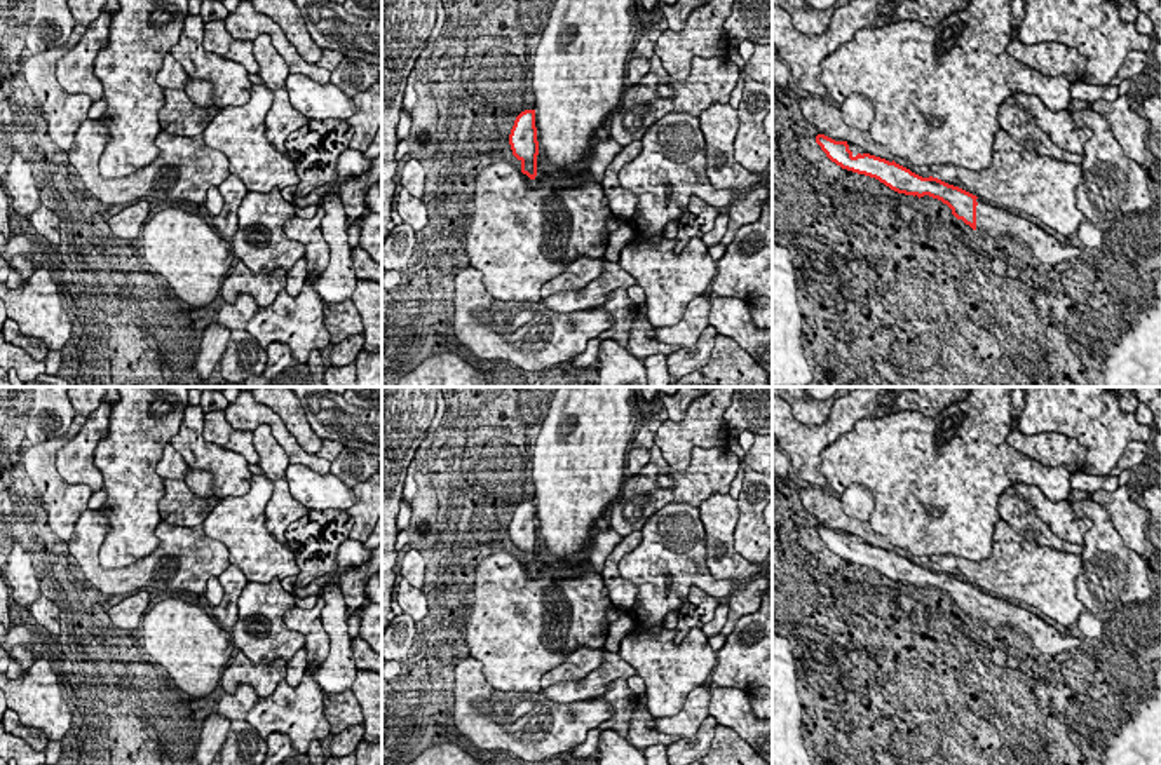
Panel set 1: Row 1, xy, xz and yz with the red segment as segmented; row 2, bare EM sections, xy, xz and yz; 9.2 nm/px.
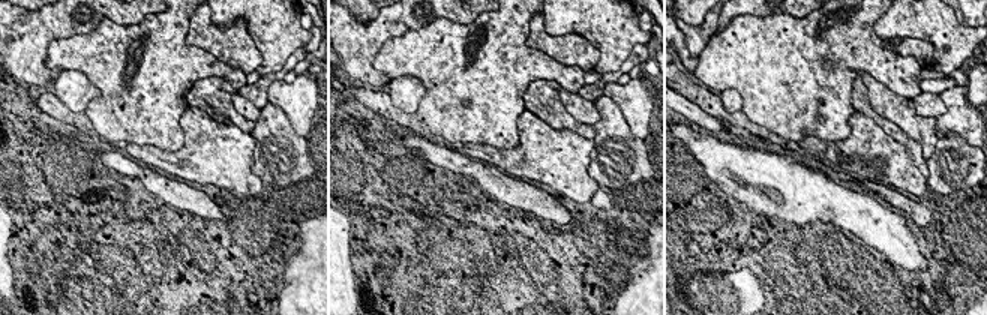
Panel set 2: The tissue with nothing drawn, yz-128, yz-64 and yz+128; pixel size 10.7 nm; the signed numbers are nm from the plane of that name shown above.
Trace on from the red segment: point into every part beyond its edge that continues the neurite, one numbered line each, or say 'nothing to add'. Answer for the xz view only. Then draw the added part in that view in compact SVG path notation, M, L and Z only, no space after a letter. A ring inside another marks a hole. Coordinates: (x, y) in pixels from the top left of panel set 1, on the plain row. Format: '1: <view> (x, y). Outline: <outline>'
nothing to add

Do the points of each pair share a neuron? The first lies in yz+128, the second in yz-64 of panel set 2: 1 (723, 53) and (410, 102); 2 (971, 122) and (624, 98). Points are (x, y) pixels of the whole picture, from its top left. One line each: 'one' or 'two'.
1: two
2: one

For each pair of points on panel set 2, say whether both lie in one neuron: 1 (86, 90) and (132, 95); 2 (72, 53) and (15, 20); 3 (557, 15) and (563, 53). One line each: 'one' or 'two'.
1: two
2: two
3: two

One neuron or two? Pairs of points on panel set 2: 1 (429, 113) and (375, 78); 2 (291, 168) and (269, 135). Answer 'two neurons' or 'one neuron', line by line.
1: two neurons
2: one neuron

